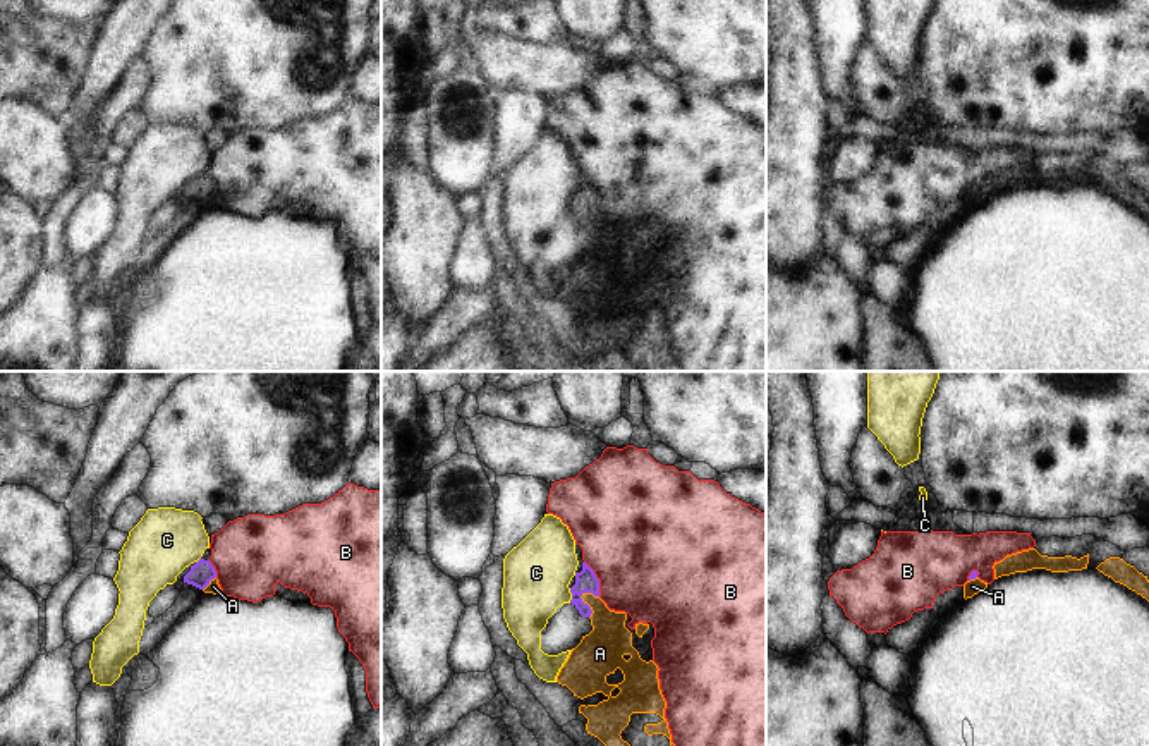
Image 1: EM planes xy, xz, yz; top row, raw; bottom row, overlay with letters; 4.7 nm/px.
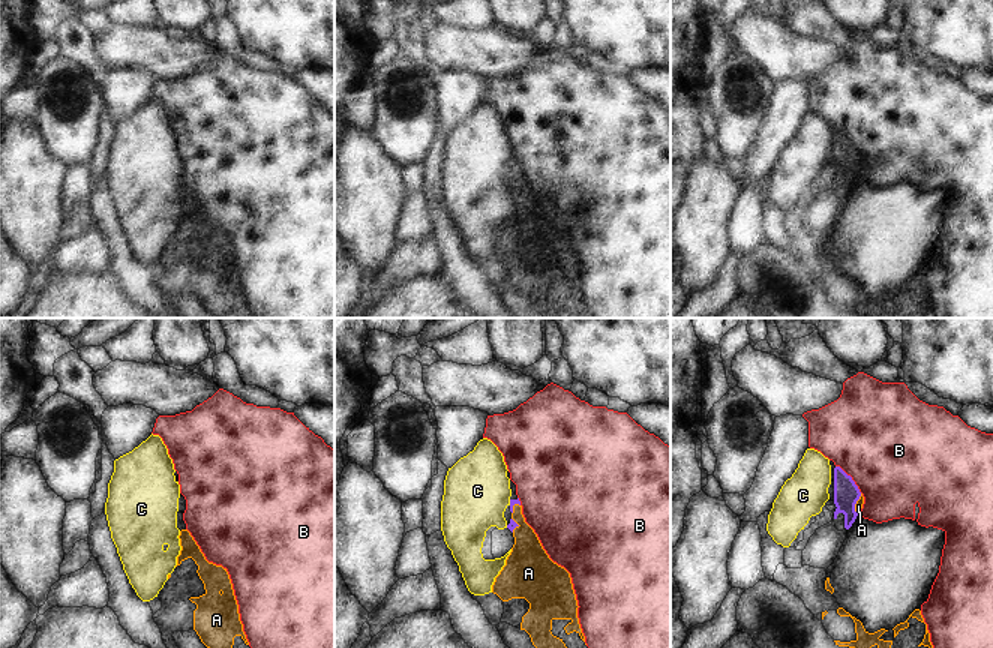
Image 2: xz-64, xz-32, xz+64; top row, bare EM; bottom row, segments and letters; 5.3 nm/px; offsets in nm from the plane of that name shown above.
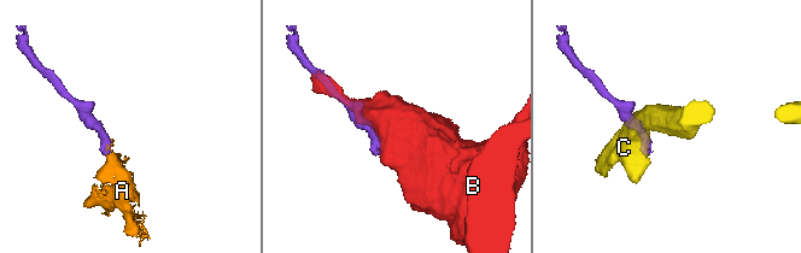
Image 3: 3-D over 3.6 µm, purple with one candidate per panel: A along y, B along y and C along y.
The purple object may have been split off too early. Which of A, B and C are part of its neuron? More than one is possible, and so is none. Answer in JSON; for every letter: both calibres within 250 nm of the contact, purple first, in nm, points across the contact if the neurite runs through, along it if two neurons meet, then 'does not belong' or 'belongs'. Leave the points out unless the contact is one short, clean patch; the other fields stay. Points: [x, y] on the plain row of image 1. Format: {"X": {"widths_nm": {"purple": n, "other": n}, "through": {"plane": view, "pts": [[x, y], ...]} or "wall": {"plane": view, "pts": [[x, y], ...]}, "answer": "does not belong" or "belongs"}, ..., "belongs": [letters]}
{"A": {"widths_nm": {"purple": 110, "other": 220}, "through": {"plane": "xz", "pts": [[586, 196], [581, 212], [588, 220], [600, 232], [600, 269]]}, "answer": "belongs"}, "B": {"widths_nm": {"purple": 110, "other": 500}, "answer": "does not belong"}, "C": {"widths_nm": {"purple": 110, "other": 320}, "answer": "does not belong"}, "belongs": ["A"]}

